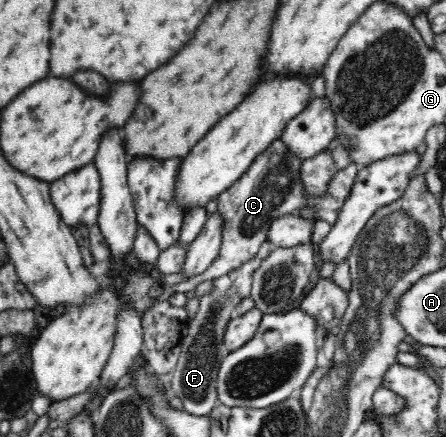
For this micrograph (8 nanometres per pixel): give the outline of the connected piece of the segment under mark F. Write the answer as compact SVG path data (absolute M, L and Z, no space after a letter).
M265 240L259 246L259 252L249 262L219 278L213 278L211 292L201 296L198 311L188 325L188 334L182 342L177 364L168 378L171 398L182 411L194 416L208 416L219 403L216 380L219 364L228 354L223 342L228 322L233 318L237 304L243 298L251 298L255 270L260 267L261 261L271 254L273 248L273 244Z

